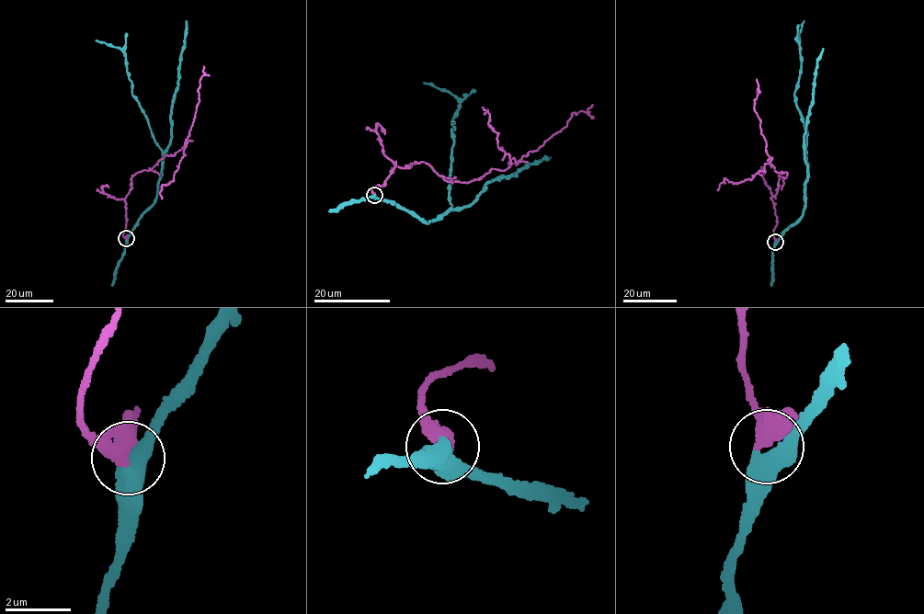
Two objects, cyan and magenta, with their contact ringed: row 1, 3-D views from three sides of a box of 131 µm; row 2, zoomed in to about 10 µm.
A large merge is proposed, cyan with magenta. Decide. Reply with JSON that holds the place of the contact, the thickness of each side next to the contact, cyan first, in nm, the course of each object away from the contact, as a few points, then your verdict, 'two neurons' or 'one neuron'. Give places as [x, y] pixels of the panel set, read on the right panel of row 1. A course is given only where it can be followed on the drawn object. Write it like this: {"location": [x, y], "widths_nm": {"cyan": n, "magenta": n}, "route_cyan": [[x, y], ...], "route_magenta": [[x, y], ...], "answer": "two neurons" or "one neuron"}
{"location": [775, 242], "widths_nm": {"cyan": 550, "magenta": 400}, "route_cyan": [[776, 242], [781, 233], [801, 216], [808, 169], [805, 129], [794, 95], [800, 68], [799, 36], [804, 20]], "route_magenta": [[775, 242], [771, 198], [778, 176], [782, 179], [787, 175], [775, 171], [767, 153], [754, 109], [756, 79]], "answer": "two neurons"}

